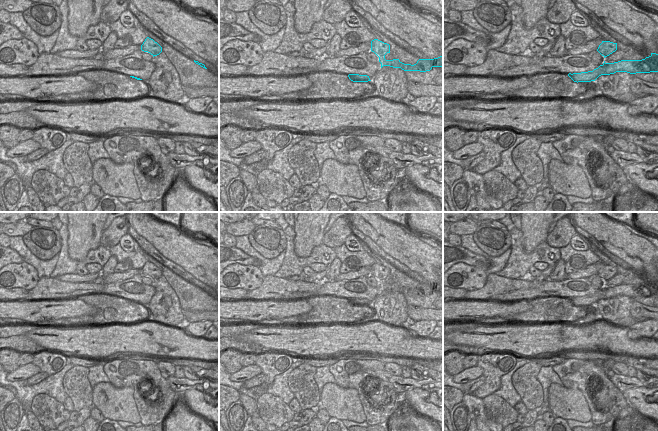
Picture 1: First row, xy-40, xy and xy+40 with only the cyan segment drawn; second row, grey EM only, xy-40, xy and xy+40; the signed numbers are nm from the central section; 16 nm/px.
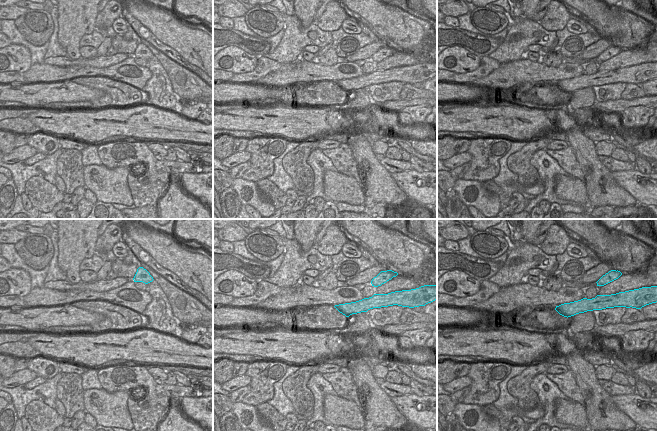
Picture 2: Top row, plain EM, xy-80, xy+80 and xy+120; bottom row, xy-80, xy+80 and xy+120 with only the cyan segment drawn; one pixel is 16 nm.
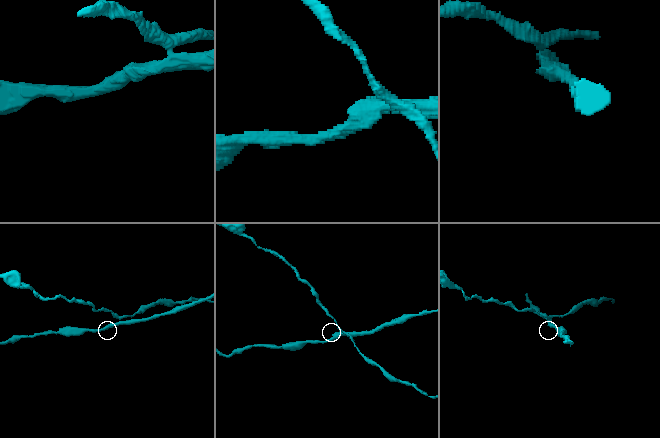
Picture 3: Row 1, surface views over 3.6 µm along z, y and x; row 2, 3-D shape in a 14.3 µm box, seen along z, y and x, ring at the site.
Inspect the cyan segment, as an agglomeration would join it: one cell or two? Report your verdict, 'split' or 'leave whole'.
split

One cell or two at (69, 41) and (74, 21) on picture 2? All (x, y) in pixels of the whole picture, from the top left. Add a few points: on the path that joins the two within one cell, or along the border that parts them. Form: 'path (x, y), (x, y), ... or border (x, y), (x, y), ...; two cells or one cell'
path (69, 36), (72, 26); one cell

